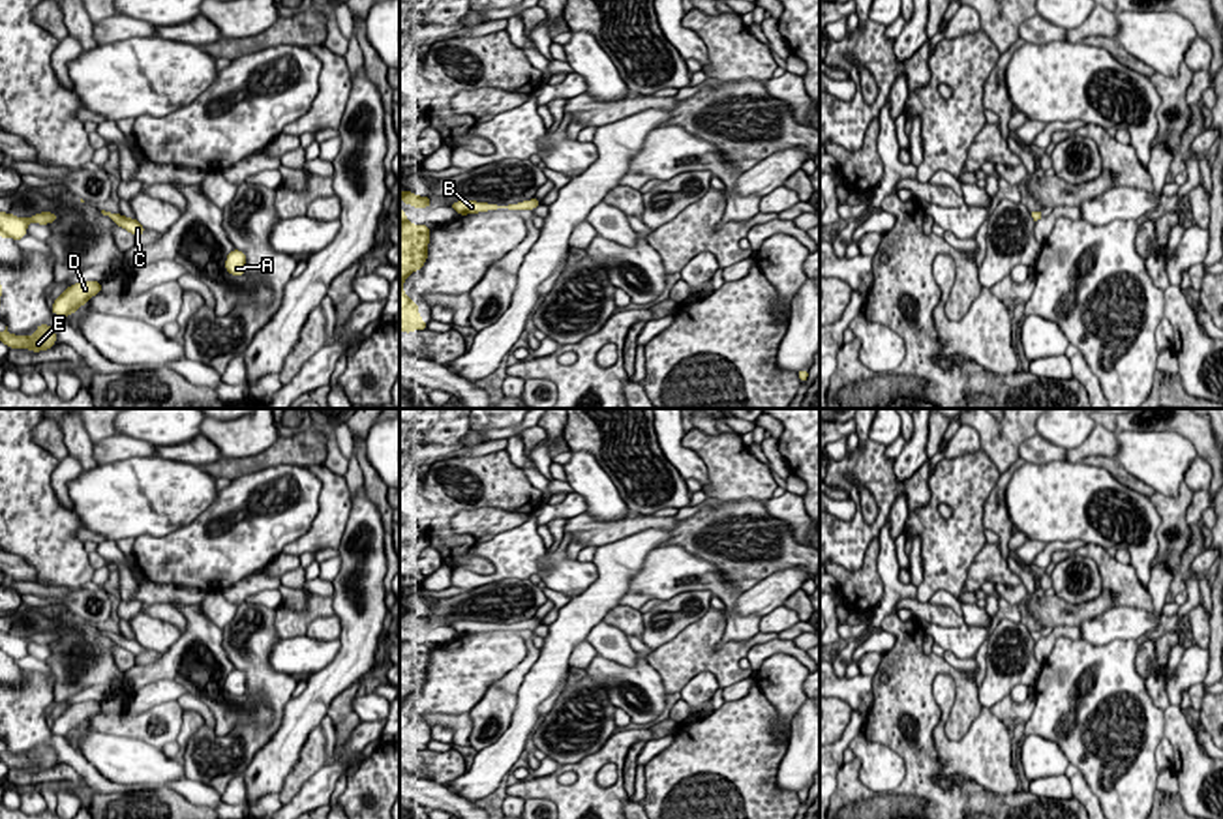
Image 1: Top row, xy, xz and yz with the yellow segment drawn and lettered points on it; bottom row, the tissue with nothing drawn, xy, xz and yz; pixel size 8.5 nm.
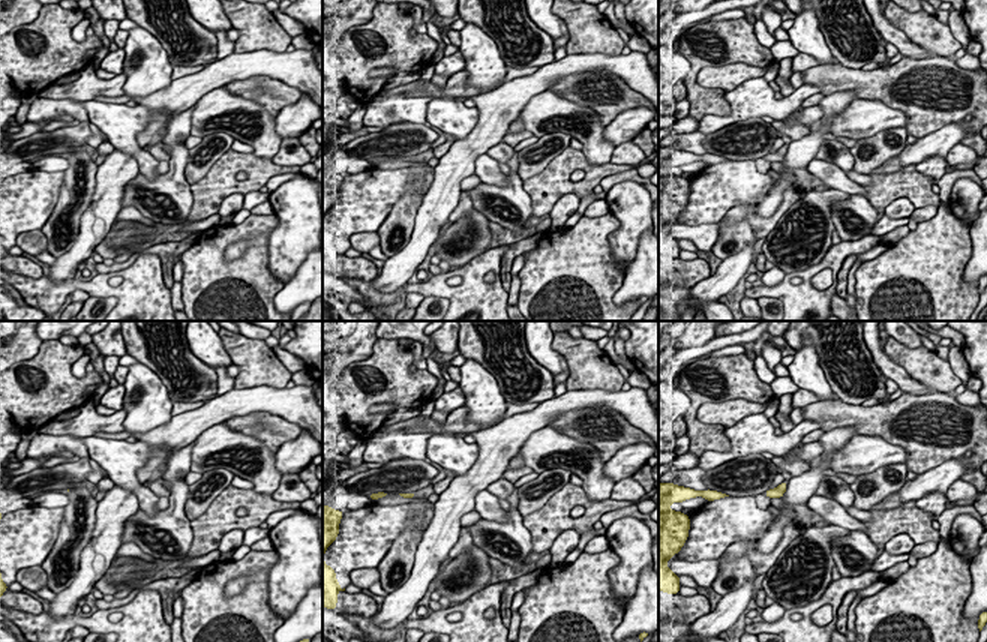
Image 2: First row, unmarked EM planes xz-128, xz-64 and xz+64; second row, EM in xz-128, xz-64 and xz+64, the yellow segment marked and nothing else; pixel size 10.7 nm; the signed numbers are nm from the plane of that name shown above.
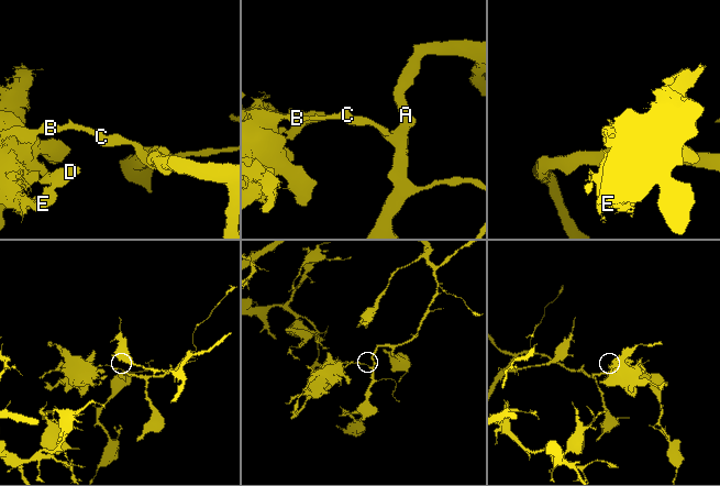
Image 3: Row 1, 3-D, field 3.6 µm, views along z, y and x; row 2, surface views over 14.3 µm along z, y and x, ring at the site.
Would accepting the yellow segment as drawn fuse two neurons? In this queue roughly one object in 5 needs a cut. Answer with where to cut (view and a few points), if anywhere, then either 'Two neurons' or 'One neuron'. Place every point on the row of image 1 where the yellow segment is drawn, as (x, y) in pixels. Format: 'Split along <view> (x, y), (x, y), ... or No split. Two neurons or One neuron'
No split. One neuron

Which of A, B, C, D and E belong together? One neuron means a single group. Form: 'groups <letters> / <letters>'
groups A B C D E

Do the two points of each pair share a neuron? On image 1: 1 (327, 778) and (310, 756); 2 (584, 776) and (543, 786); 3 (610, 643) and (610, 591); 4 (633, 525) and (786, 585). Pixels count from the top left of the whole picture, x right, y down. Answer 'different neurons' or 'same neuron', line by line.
1: different neurons
2: same neuron
3: different neurons
4: different neurons

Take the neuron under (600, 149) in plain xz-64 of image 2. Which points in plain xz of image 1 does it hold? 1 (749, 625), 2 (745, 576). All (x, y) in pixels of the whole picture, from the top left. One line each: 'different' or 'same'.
1: same
2: different

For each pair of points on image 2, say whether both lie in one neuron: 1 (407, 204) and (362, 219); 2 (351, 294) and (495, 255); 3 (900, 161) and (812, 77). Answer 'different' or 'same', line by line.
1: different
2: different
3: different

